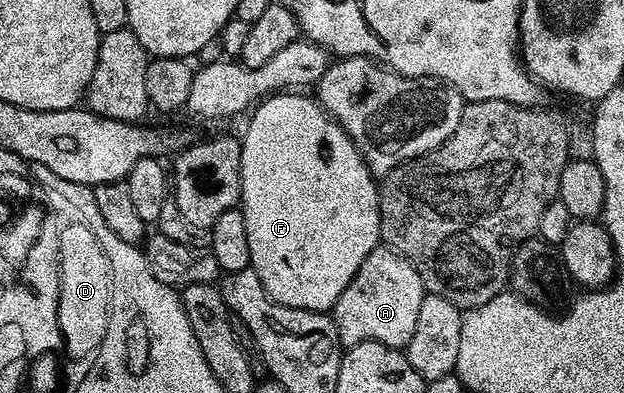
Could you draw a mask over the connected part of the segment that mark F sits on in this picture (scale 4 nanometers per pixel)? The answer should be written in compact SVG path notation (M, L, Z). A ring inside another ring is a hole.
M281 92L273 94L261 101L251 111L252 119L248 127L242 133L242 145L240 148L240 201L239 209L244 211L246 220L246 240L250 243L250 269L256 273L258 280L262 280L264 290L273 302L298 308L299 310L331 311L333 304L346 292L346 284L354 280L358 268L362 268L362 260L374 252L376 246L381 245L380 237L380 192L377 179L364 162L364 157L358 152L358 148L350 140L346 131L338 125L335 118L324 111L324 107L316 101L315 97L308 98L304 92Z

